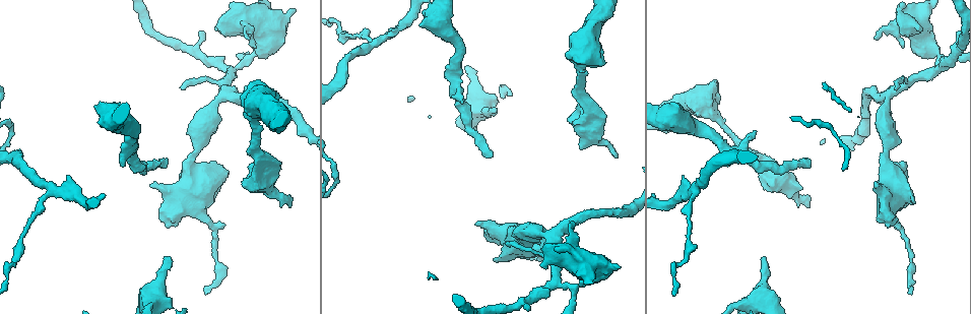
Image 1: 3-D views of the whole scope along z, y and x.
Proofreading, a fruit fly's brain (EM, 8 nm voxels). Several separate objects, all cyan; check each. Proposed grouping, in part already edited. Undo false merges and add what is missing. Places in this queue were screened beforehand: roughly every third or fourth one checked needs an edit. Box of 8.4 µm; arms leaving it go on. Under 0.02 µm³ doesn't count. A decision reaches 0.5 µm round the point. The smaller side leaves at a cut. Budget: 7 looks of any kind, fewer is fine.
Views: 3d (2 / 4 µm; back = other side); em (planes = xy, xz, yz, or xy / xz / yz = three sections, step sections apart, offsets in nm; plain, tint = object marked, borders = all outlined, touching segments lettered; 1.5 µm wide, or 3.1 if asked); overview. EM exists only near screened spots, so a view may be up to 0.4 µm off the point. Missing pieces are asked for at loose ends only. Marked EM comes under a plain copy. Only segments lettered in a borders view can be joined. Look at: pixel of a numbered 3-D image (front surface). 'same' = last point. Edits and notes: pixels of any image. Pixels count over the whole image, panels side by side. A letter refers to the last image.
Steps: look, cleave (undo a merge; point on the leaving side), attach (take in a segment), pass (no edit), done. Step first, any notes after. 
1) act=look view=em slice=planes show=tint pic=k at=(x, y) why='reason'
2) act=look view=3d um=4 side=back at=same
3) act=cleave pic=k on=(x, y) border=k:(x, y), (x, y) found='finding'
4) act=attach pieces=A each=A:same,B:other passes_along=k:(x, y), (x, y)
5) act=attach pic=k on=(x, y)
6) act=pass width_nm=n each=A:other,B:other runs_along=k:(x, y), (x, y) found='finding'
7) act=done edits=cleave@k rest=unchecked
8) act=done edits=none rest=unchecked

act=look view=3d um=4 pic=1 at=(489, 158) why='free end'

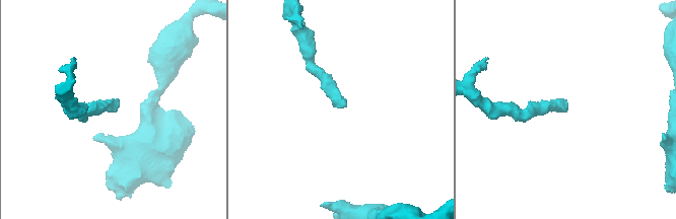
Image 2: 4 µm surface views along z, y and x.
act=look view=em slice=planes show=borders pic=2 at=(564, 101)

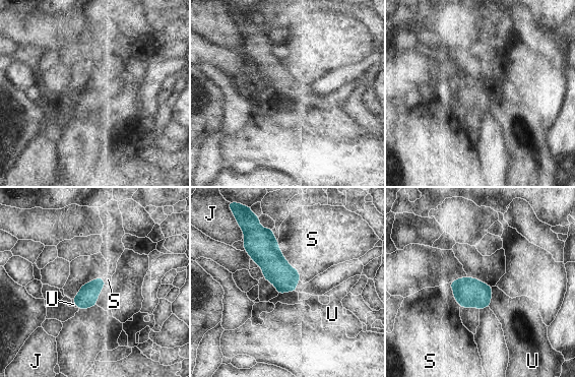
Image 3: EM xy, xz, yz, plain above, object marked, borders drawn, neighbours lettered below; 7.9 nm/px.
act=pass width_nm=160 each=J:other,S:other,U:other border=3:(492, 287), (492, 298), (488, 306) found='none of them fits'

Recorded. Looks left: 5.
act=look view=em slice=planes show=borders pic=1 at=(688, 219) why='narrows sharply'

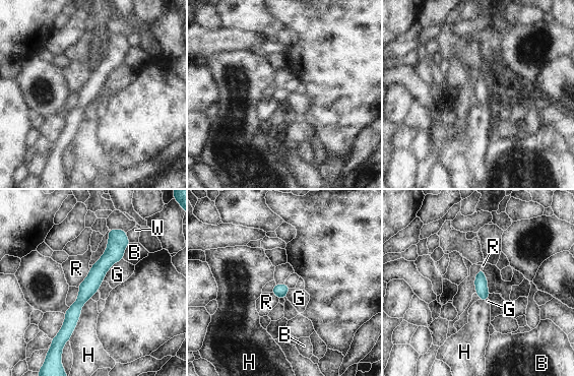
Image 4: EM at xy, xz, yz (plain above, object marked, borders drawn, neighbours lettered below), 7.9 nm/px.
act=pass longest_contact=H:380nm each=B:other,G:other,H:other,R:other,W:other runs_along=4:(121, 235), (58, 338) found='continuous, no second neuron'

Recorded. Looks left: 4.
act=look view=em slice=xz step=4 show=tint pic=1 at=(762, 259) why='an open end'

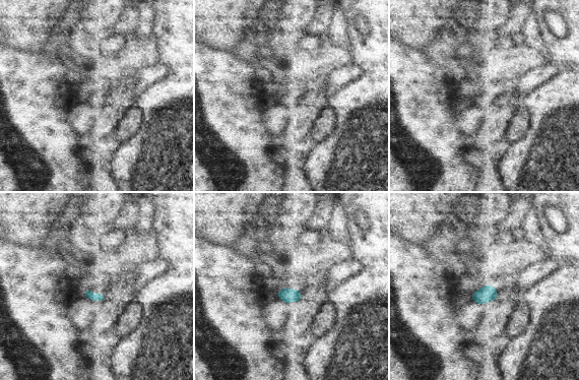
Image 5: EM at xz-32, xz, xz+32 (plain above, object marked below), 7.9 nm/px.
act=look view=em slice=xz step=4 show=borders at=same

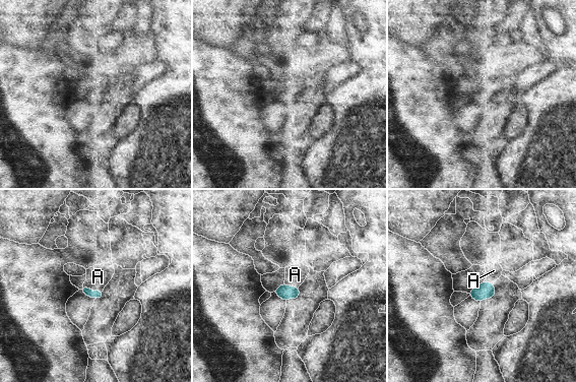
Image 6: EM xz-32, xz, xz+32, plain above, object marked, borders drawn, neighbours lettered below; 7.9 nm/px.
act=attach pieces=A longest_contact=A:160nm each=A:same found='the neuron continues'

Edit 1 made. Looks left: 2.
act=done edits=attach@6 rest=unchecked

